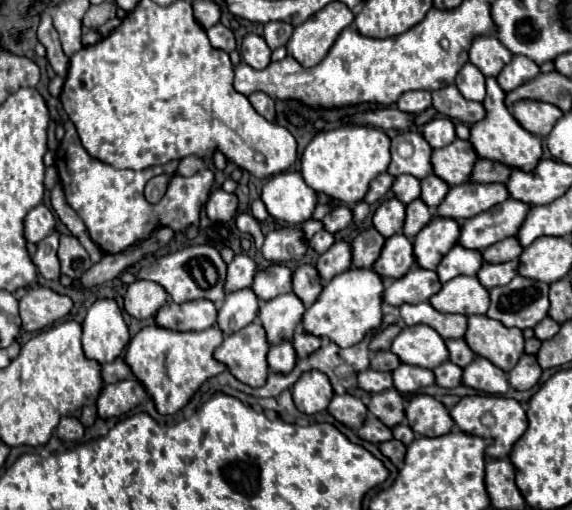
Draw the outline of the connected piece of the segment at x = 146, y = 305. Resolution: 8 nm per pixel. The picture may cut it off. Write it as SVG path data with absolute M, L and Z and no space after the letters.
M137 280L129 284L125 296L123 296L123 308L129 316L145 320L155 316L159 306L167 302L167 292L161 286L155 286L155 282Z

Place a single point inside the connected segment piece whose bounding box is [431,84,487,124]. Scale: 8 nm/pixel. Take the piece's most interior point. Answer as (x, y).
(448, 101)

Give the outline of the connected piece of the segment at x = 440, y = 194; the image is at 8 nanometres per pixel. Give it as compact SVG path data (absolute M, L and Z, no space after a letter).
M429 174L427 178L421 180L421 200L431 208L431 212L439 206L439 202L445 198L447 192L449 186L435 174Z

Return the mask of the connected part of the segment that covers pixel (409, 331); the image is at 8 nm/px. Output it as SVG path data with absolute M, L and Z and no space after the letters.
M427 324L405 326L393 340L391 350L401 358L403 364L413 364L429 370L449 358L445 340Z

